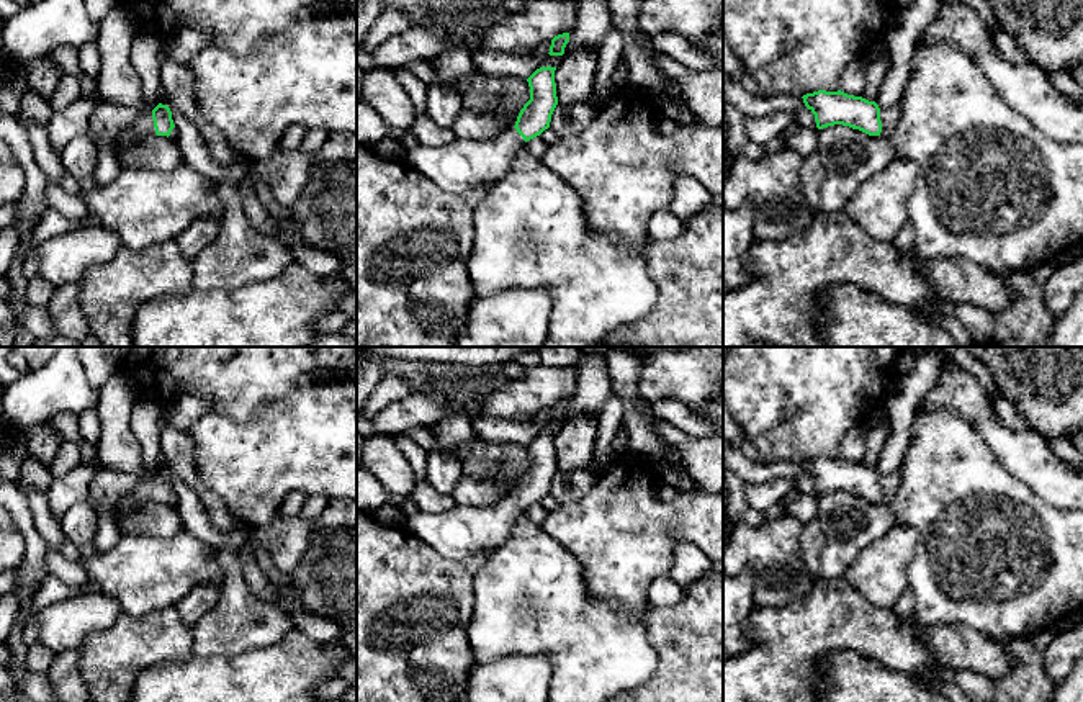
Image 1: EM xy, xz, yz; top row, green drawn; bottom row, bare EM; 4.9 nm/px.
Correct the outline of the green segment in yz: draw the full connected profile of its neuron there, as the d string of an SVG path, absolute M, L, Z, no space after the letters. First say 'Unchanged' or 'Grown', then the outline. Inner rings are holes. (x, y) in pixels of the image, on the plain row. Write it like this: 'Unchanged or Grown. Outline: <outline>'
Unchanged. Outline: M818 457L802 465L805 473L815 481L818 496L843 491L869 502L880 502L882 499L880 475L875 468L847 461L841 457Z

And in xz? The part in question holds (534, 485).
Grown. Outline: M540 434L528 445L530 466L520 476L515 493L489 506L456 504L445 512L425 512L406 517L404 530L434 547L450 560L465 560L483 550L496 550L510 537L510 530L525 509L550 494L558 471L556 434Z

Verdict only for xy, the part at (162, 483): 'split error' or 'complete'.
split error

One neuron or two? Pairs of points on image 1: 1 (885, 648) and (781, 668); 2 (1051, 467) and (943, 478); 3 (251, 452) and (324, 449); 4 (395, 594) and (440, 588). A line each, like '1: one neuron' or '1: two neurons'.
1: one neuron
2: two neurons
3: one neuron
4: one neuron

